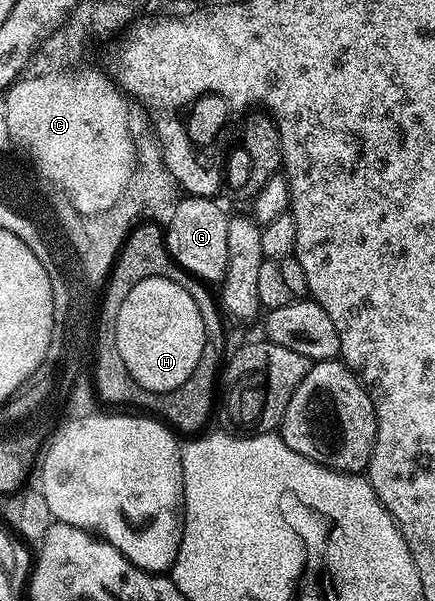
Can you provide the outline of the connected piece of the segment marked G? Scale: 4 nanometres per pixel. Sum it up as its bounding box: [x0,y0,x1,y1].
[166,196,230,283]

